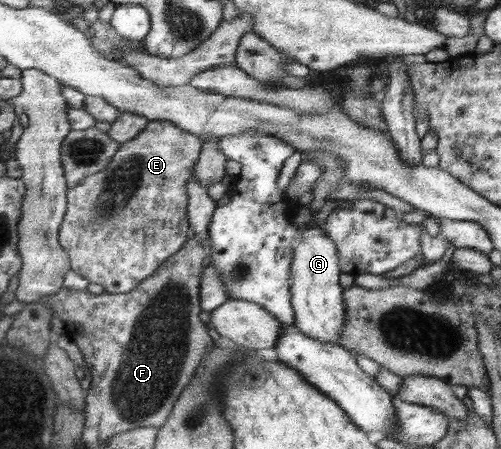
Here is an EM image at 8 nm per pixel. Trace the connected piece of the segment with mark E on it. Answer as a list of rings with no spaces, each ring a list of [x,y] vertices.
[[[148,120],[148,126],[142,132],[139,132],[132,140],[121,145],[121,148],[113,157],[113,161],[103,172],[97,173],[93,177],[87,177],[81,185],[73,189],[69,188],[68,210],[60,227],[60,244],[70,255],[72,270],[83,275],[85,279],[89,279],[91,283],[100,284],[109,293],[126,294],[132,292],[143,280],[157,272],[171,256],[181,251],[183,245],[191,237],[188,212],[190,208],[190,191],[188,190],[188,185],[190,185],[191,178],[193,178],[193,169],[191,168],[198,164],[203,151],[203,144],[203,138],[190,131],[181,129],[172,121]]]

